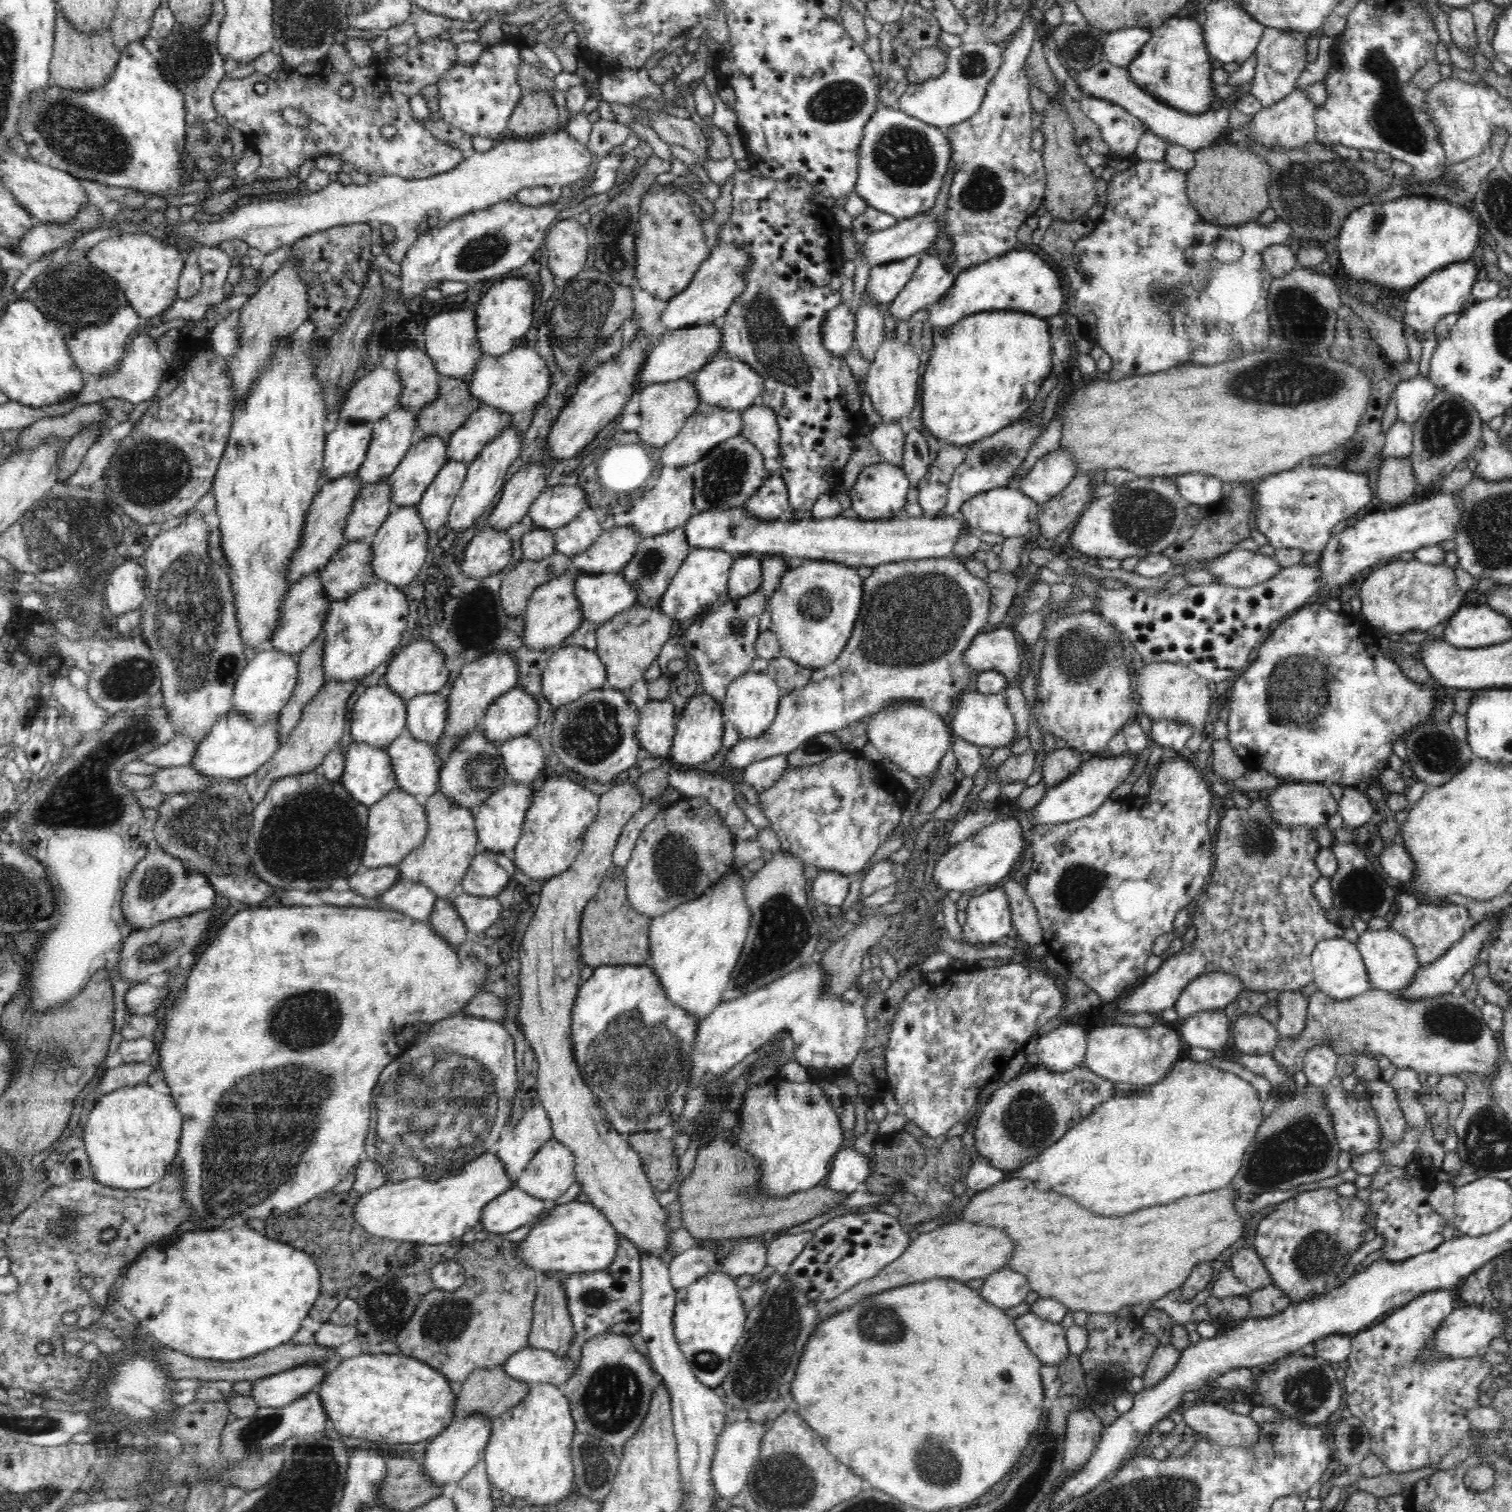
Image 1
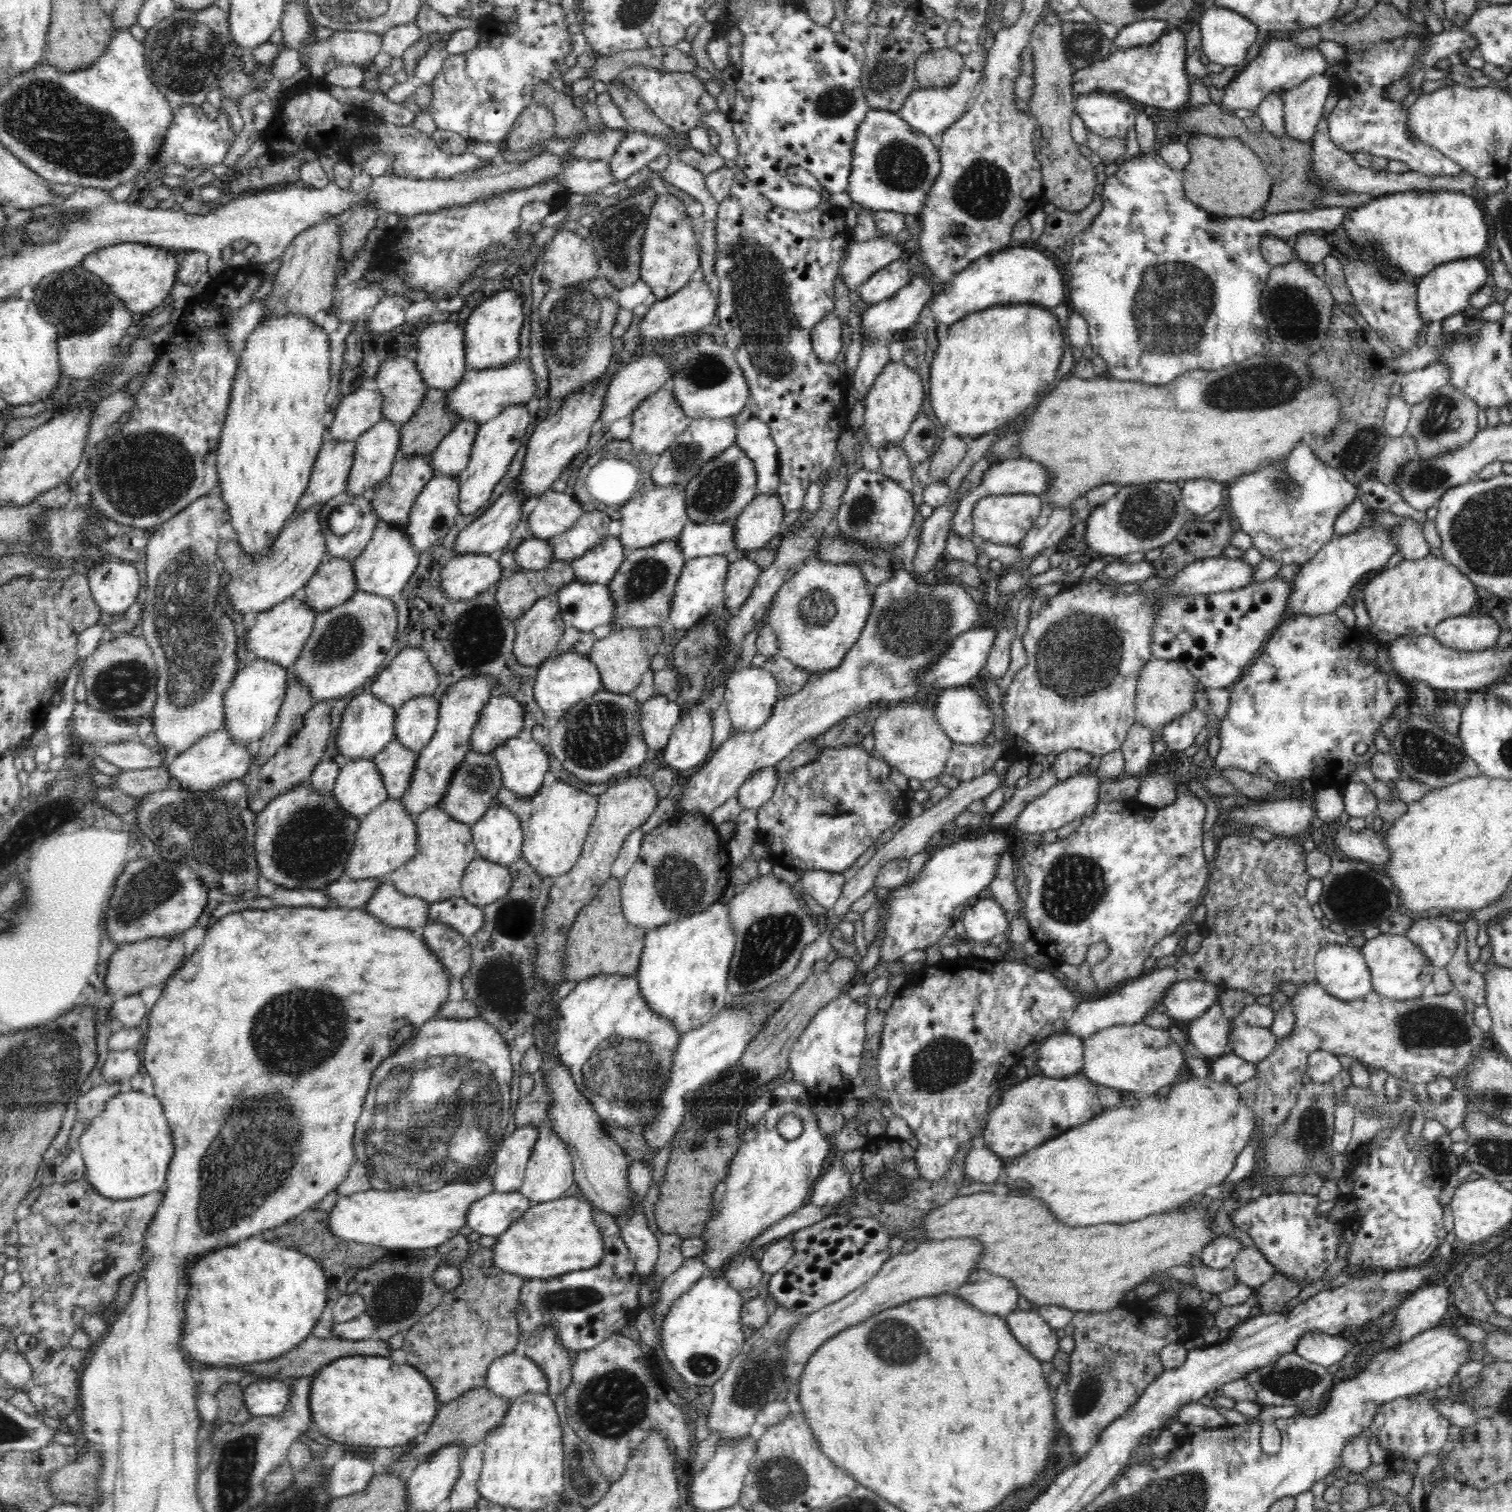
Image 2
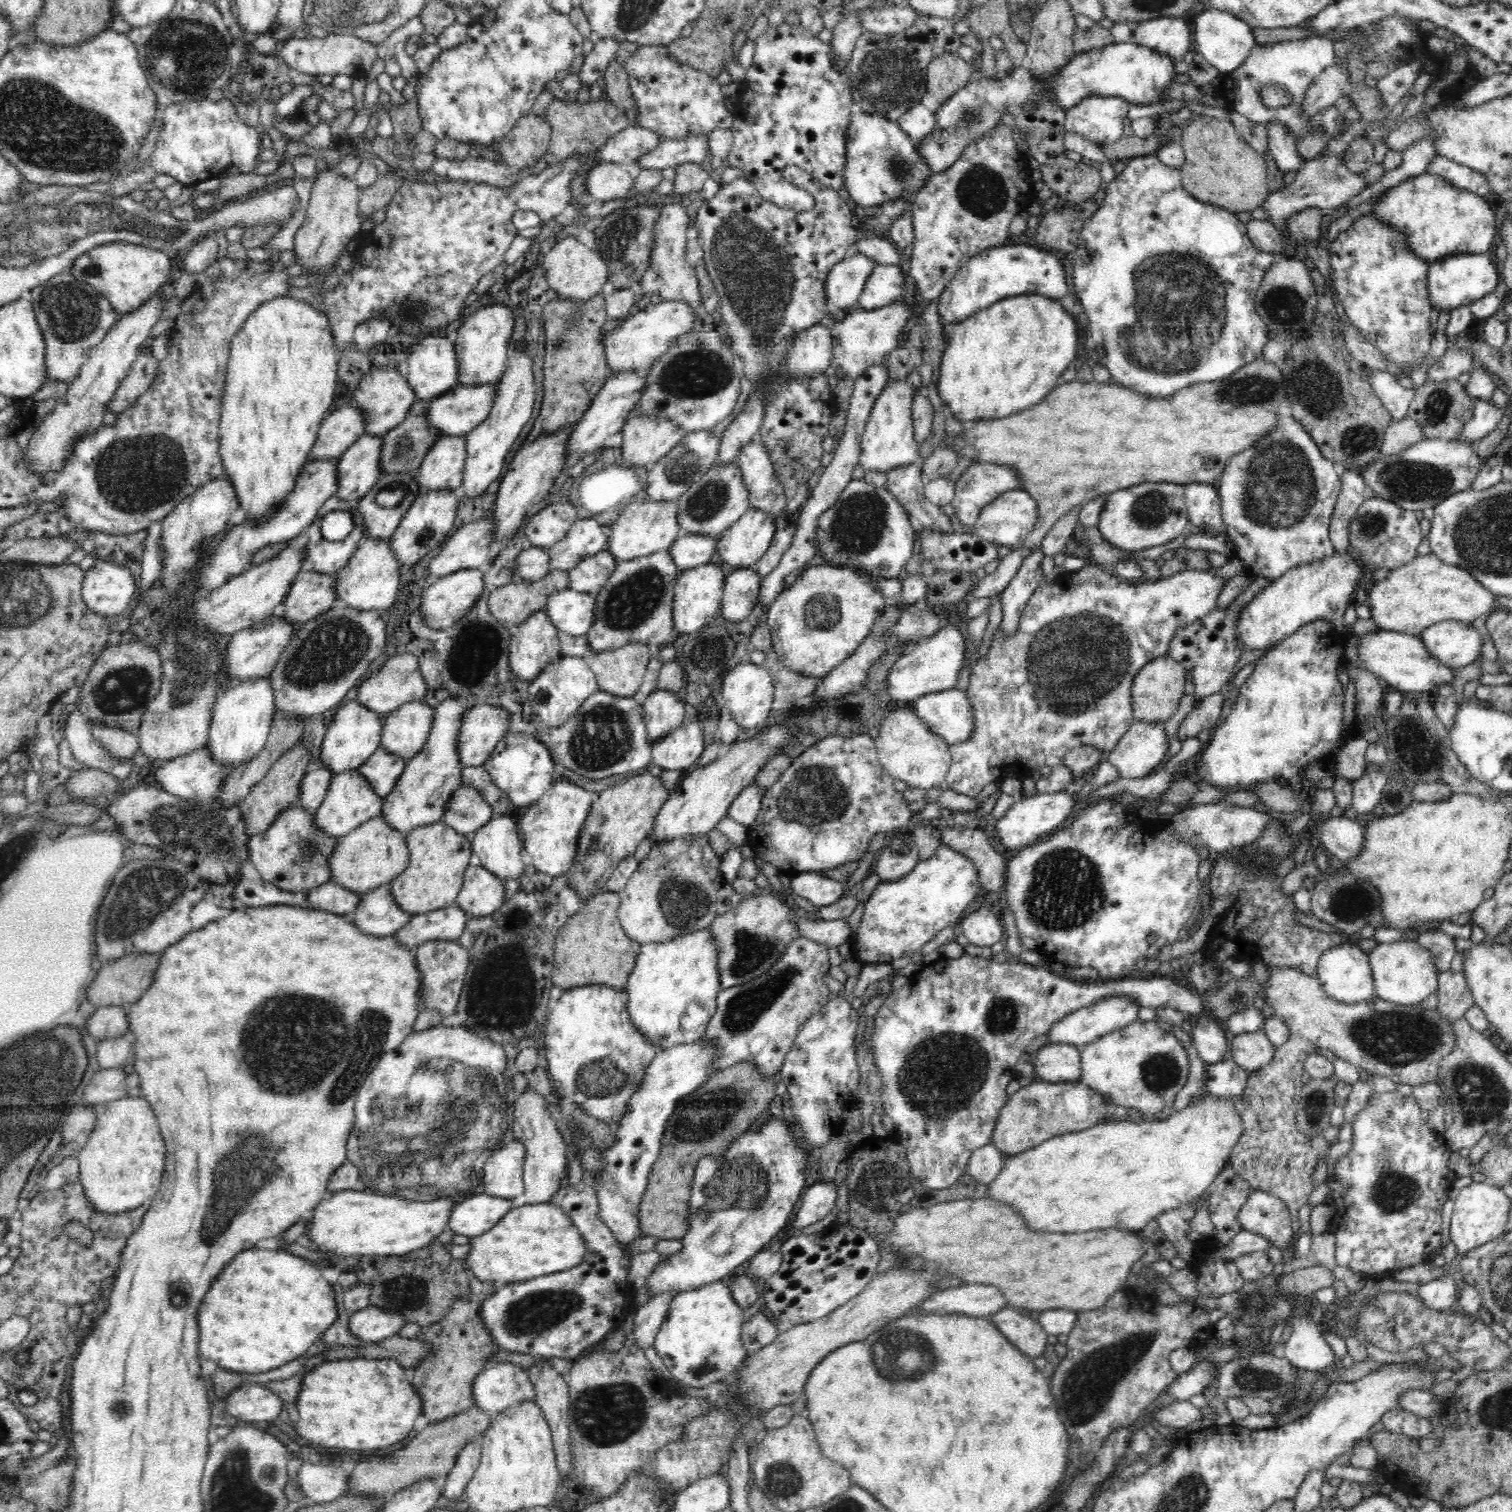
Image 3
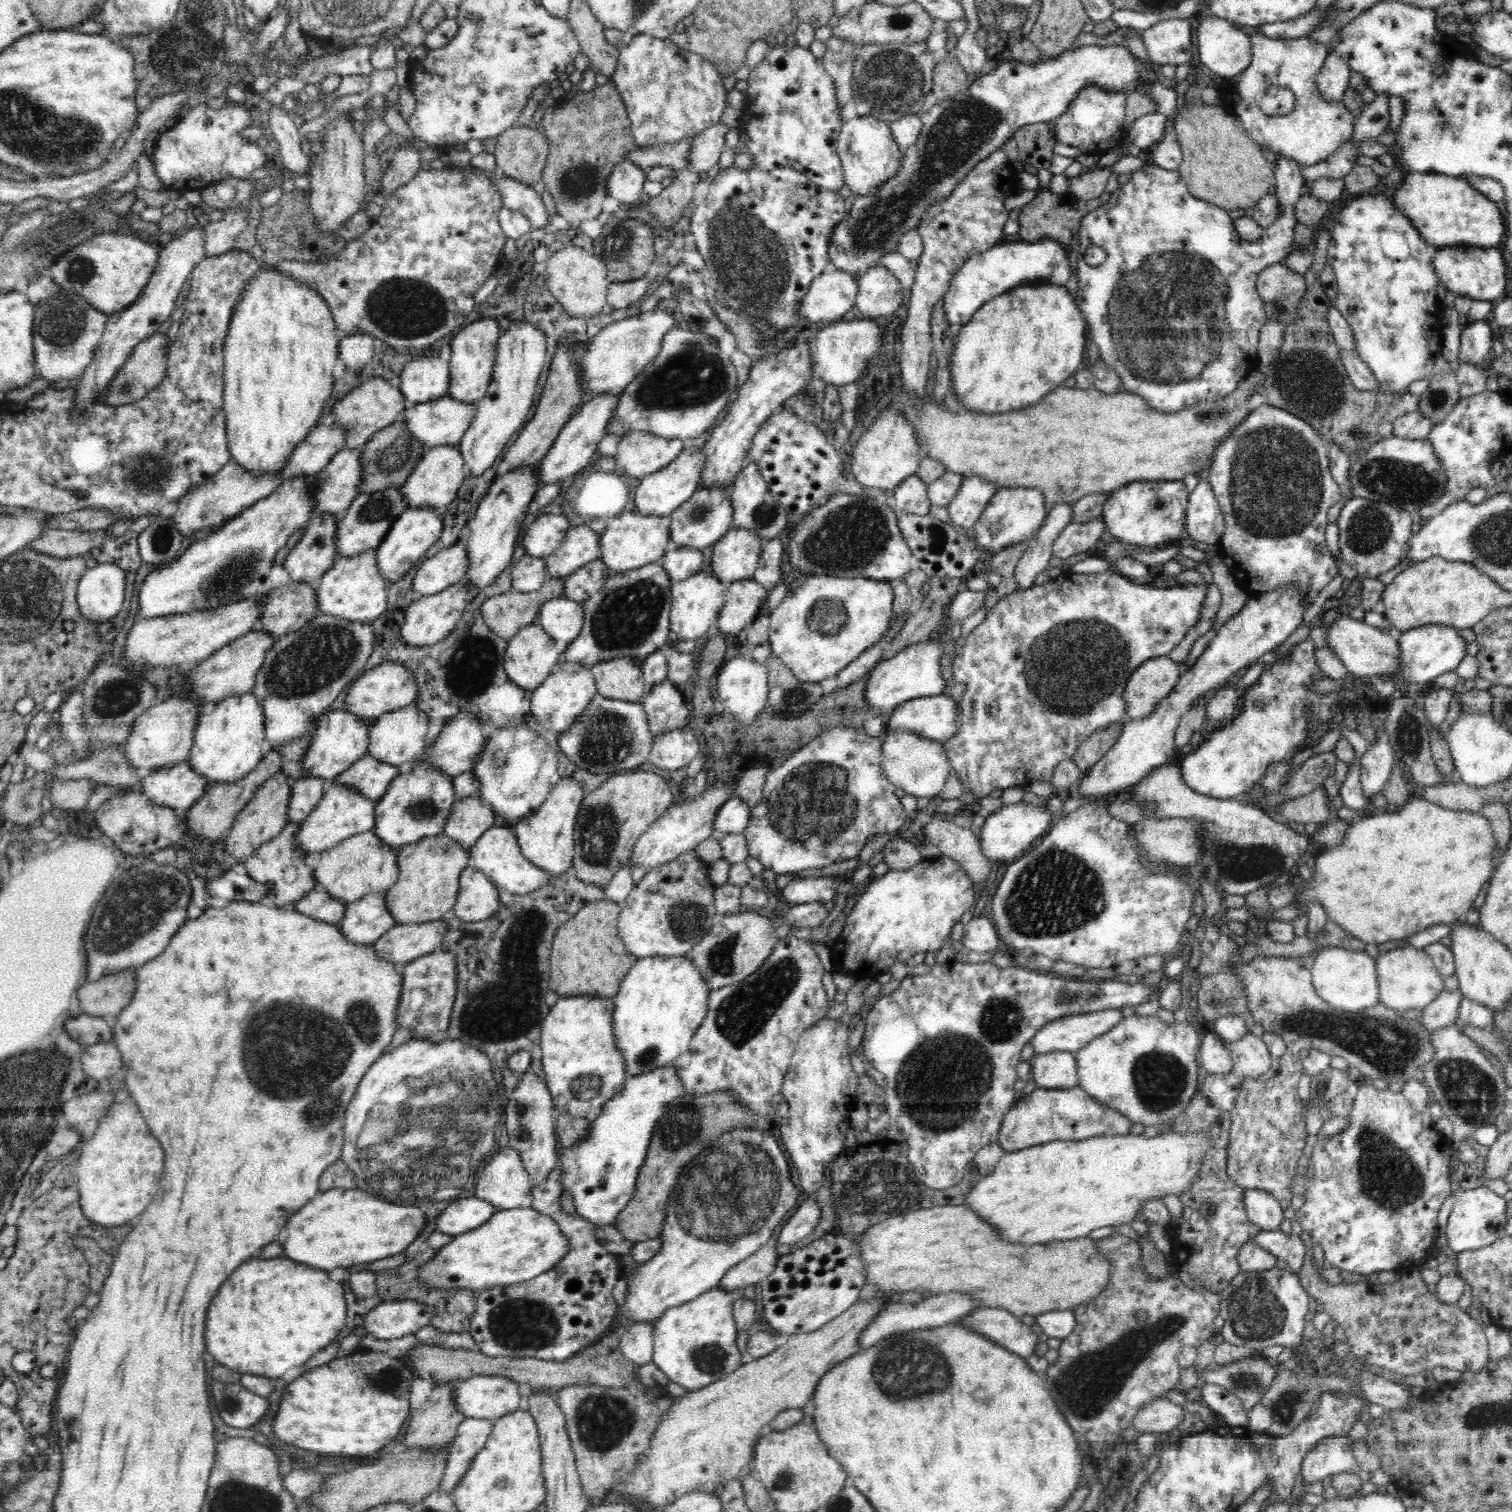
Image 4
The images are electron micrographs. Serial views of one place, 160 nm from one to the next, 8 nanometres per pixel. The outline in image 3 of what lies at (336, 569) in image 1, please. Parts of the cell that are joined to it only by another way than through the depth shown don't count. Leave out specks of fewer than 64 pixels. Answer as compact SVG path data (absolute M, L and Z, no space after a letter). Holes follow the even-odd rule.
M300 570L283 600L284 617L296 626L322 615L334 606L335 573Z

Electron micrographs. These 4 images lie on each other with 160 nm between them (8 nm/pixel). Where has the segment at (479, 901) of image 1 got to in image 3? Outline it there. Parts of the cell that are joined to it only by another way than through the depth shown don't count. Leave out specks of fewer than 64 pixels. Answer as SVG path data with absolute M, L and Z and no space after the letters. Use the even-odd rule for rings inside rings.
M454 903L440 910L413 915L406 926L393 934L393 938L400 946L410 950L436 940L457 941L467 918L468 914Z

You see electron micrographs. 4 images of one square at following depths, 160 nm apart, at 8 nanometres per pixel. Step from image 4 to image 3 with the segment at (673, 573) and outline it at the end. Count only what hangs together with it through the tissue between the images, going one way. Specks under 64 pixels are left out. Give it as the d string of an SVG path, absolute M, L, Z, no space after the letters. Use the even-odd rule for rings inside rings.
M679 534L668 549L677 568L688 570L700 564L711 562L715 552L717 540L722 536L708 536L707 534Z

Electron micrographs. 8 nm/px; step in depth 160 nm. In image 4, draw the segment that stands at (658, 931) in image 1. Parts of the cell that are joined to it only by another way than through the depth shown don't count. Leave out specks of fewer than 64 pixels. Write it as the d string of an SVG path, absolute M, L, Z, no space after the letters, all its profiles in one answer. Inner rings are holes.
M684 956L638 958L613 997L613 1031L627 1078L664 1068L688 1052L691 1038L707 1013L710 989L694 963Z

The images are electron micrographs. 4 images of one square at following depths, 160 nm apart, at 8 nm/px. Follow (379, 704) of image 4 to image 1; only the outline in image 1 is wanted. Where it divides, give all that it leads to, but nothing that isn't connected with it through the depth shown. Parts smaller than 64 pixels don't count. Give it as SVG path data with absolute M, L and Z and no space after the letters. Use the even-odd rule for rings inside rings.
M418 640L395 652L384 673L382 684L388 690L395 692L402 700L407 701L422 693L439 692L448 679L449 672L445 665L443 652L426 640Z

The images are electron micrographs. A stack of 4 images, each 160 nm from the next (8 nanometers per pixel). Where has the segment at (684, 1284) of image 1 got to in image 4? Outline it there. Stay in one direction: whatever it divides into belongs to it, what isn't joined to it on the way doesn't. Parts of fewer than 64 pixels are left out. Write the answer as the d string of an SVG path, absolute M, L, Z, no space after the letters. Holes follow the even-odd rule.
M645 1321L636 1324L620 1336L622 1356L635 1366L647 1365L653 1358L655 1322Z

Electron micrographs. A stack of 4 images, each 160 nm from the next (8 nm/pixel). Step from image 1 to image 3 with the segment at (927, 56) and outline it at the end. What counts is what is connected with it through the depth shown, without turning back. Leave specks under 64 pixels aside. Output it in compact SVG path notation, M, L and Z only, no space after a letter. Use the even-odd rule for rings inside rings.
M956 51L937 56L928 64L927 92L944 104L970 82L973 65L960 58Z

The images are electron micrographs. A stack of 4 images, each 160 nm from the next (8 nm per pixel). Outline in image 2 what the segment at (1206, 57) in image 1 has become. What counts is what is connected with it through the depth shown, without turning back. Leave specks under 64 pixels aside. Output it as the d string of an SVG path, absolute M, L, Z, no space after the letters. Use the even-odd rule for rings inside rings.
M1173 27L1162 34L1156 42L1137 47L1114 49L1106 58L1092 61L1090 66L1073 74L1072 92L1076 100L1084 94L1122 94L1148 106L1165 109L1185 110L1190 96L1190 80L1185 71L1186 49L1184 33Z

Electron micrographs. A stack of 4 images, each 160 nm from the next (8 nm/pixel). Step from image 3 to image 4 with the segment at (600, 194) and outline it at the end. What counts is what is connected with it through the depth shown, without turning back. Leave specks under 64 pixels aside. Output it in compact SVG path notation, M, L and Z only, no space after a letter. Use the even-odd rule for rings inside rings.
M630 160L620 162L608 178L608 196L617 198L622 205L640 203L646 180L645 169Z

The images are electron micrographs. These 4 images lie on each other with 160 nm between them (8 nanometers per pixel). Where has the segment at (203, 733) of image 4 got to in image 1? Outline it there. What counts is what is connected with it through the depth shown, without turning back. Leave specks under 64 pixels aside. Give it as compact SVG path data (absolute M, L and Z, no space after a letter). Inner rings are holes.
M274 649L258 653L242 669L238 680L234 683L232 695L234 710L243 712L254 723L262 723L263 719L275 717L286 706L294 692L298 657L298 654L286 654Z

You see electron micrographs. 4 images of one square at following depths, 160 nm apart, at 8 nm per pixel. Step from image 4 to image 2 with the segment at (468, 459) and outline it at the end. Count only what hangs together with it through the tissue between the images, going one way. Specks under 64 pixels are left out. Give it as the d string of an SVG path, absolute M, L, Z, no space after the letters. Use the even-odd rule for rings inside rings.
M512 404L504 408L498 416L481 423L473 442L467 468L458 477L459 513L472 514L486 504L498 482L508 472L516 451L522 446L528 424L530 424L530 414L525 404Z

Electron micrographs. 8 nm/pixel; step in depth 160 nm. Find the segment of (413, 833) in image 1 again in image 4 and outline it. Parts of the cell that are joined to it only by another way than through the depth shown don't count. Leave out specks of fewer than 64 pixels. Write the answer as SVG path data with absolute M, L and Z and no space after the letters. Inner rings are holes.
M374 830L344 840L321 853L314 871L318 888L324 888L331 898L346 903L356 902L366 894L385 893L399 878L398 851L399 848L382 843Z

